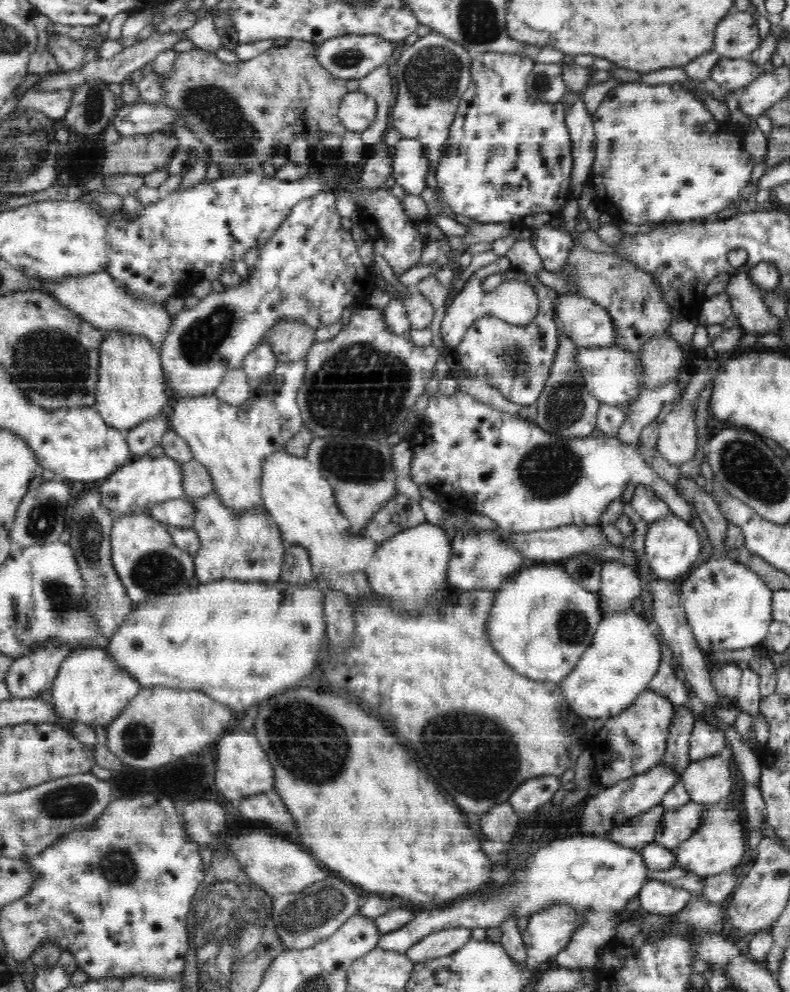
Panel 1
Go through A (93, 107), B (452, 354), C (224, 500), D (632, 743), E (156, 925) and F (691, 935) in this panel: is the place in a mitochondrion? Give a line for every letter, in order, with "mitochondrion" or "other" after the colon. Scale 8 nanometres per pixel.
A: mitochondrion
B: other
C: other
D: mitochondrion
E: other
F: other

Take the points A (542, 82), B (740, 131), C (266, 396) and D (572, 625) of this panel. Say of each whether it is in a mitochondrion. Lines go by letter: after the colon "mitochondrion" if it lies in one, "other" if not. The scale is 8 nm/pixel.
A: mitochondrion
B: other
C: other
D: mitochondrion

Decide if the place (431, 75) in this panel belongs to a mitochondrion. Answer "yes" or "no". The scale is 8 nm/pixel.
yes

